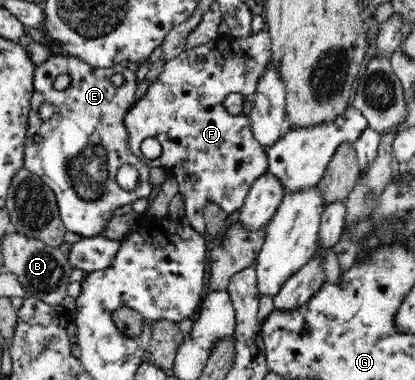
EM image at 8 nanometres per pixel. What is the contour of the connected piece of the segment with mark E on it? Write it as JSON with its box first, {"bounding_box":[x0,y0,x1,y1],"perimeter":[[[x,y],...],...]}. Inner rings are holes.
{"bounding_box":[24,55,153,237],"perimeter":[[[62,55],[50,56],[33,71],[33,92],[31,106],[26,122],[24,140],[24,167],[35,174],[54,192],[62,223],[68,231],[78,233],[80,237],[100,236],[110,218],[118,212],[122,205],[131,204],[139,197],[147,197],[153,187],[150,182],[148,164],[139,159],[129,147],[129,135],[123,124],[124,115],[136,101],[138,78],[136,69],[125,63],[106,68],[90,67],[75,57]],[[60,75],[70,77],[68,87],[58,90],[54,83]],[[114,75],[122,75],[124,82],[116,86],[112,82]],[[42,103],[54,105],[55,114],[48,121],[38,118],[38,107]],[[130,164],[139,173],[138,185],[134,191],[124,191],[117,182],[116,174],[121,165]]]}

